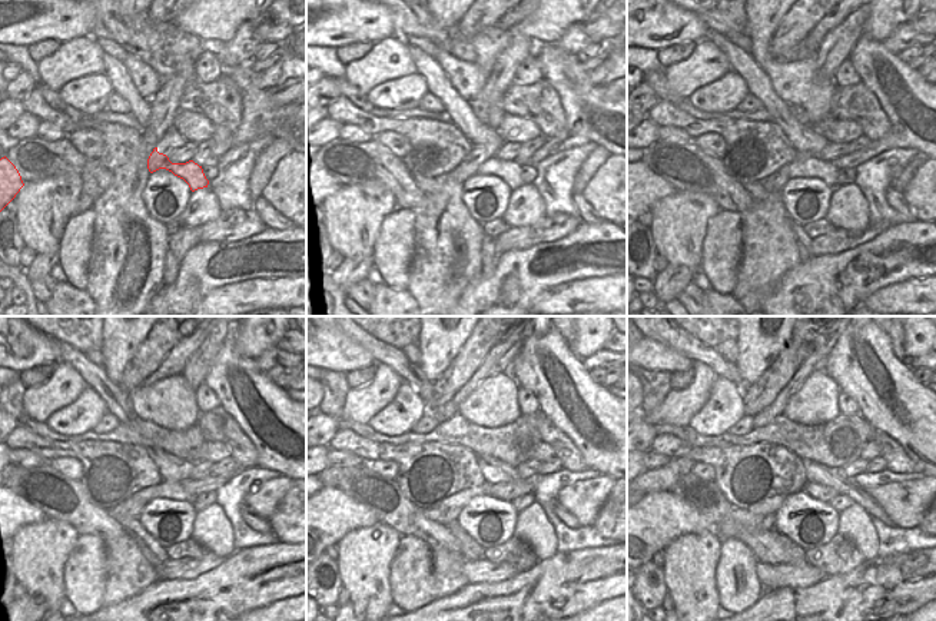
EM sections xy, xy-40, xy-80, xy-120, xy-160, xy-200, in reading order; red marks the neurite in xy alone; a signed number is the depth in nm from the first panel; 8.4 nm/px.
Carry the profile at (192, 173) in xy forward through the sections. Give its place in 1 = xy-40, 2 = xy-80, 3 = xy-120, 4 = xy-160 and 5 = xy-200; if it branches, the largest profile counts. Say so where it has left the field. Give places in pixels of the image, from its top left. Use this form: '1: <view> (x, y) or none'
1: xy-40 (475, 163)
2: xy-80 (802, 166)
3: xy-120 (132, 507)
4: xy-160 (445, 512)
5: xy-200 (762, 515)

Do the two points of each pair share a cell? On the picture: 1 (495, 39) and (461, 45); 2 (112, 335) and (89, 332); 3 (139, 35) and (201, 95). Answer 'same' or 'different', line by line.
1: same
2: different
3: same

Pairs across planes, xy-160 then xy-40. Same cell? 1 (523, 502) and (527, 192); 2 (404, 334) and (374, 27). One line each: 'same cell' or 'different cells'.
1: different cells
2: different cells

